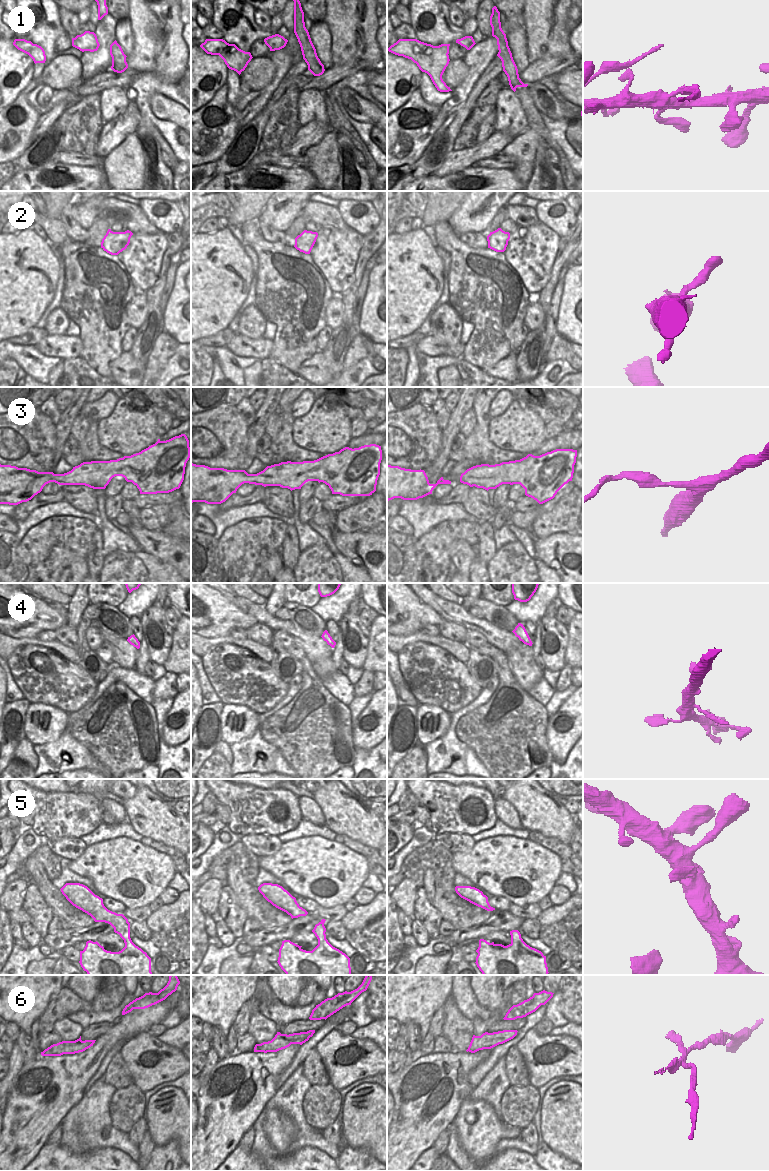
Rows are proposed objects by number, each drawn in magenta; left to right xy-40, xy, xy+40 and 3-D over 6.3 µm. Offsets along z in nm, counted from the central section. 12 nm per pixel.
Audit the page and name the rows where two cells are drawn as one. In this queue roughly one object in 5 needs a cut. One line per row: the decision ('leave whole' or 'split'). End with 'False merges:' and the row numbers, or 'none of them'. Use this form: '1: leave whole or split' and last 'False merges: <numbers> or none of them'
1: split
2: leave whole
3: leave whole
4: leave whole
5: leave whole
6: split
False merges: 1, 6

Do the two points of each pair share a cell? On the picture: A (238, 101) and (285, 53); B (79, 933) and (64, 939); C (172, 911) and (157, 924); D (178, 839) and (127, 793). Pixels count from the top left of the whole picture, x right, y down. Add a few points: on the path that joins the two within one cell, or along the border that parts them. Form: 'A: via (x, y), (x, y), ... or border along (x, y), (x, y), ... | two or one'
A: border along (260, 91), (241, 112) | two
B: via (75, 935), (68, 937) | one
C: via (168, 915), (161, 920) | one
D: border along (136, 789), (132, 797), (123, 799) | two

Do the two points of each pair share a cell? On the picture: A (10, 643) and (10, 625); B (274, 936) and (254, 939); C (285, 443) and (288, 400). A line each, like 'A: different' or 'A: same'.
A: different
B: same
C: same

